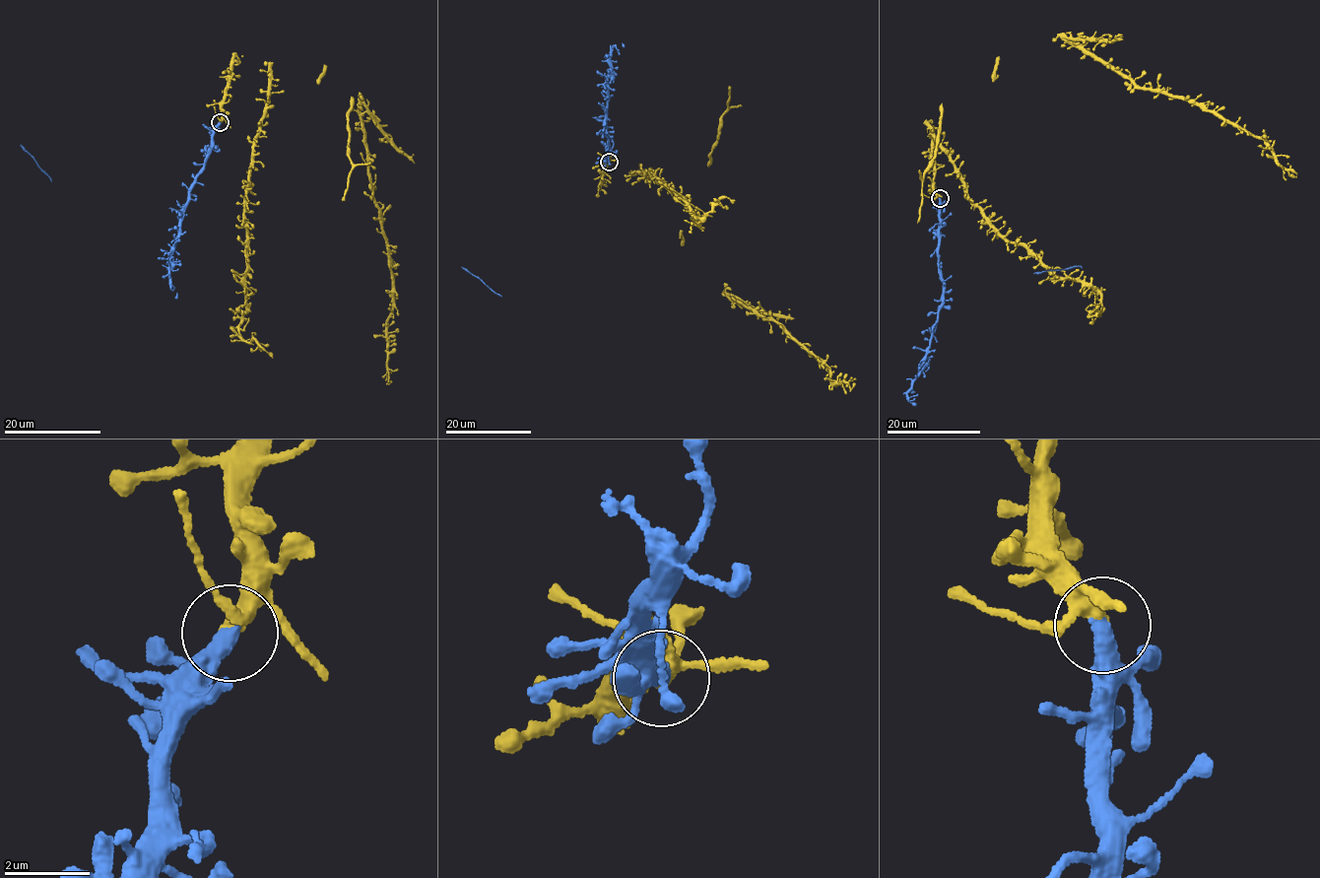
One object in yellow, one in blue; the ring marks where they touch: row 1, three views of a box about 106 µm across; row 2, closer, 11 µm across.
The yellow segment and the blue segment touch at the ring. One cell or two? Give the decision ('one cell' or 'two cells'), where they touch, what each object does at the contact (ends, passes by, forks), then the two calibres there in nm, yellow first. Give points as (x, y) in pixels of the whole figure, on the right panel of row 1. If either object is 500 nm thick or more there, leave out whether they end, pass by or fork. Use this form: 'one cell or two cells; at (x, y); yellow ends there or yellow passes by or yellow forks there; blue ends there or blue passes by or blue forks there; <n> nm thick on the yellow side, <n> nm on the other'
one cell; at (940, 198); yellow passes by; blue ends there; 300 nm thick on the yellow side, 480 nm on the other

